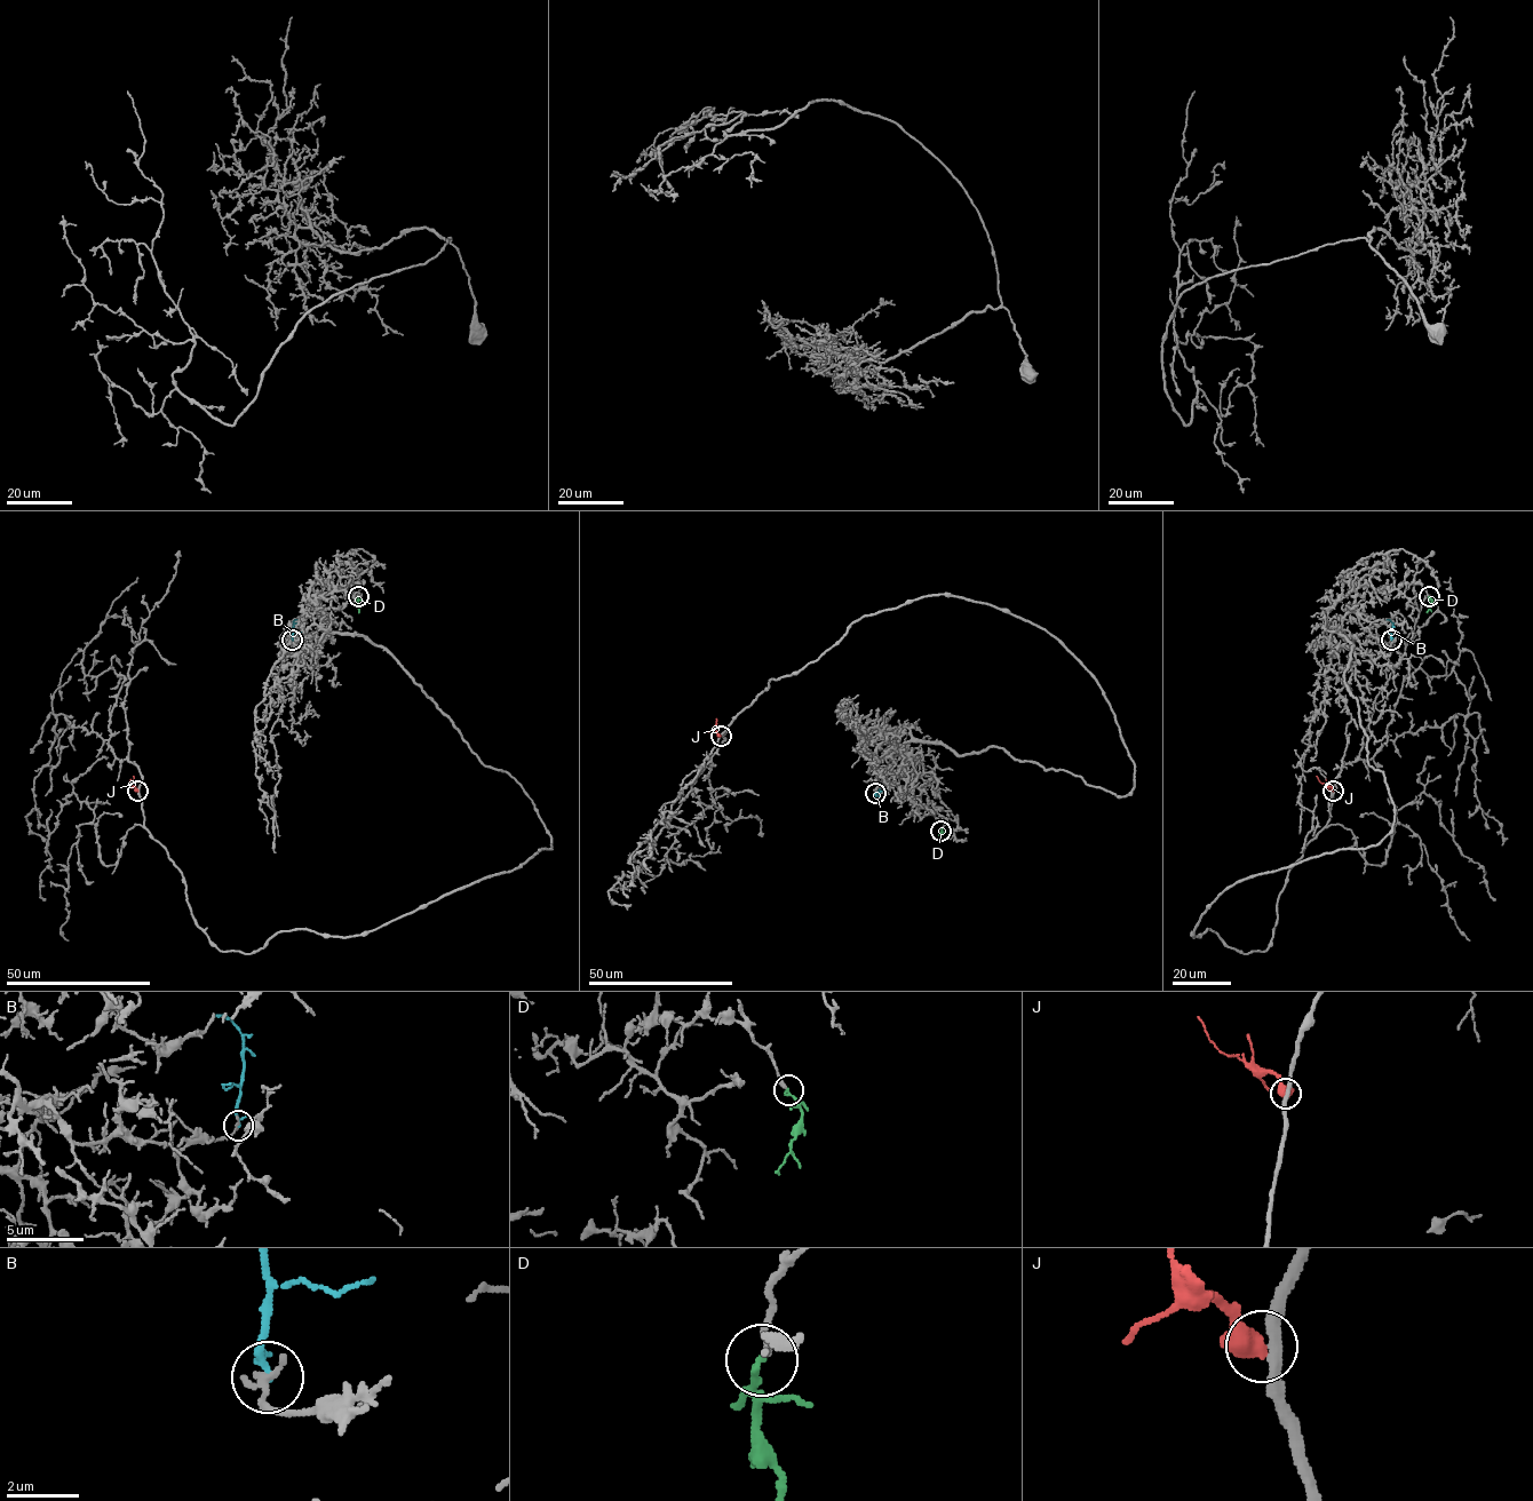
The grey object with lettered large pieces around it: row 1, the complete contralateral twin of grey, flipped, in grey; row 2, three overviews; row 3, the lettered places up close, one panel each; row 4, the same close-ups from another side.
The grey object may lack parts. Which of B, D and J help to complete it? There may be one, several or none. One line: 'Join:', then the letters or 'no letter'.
Join: D

